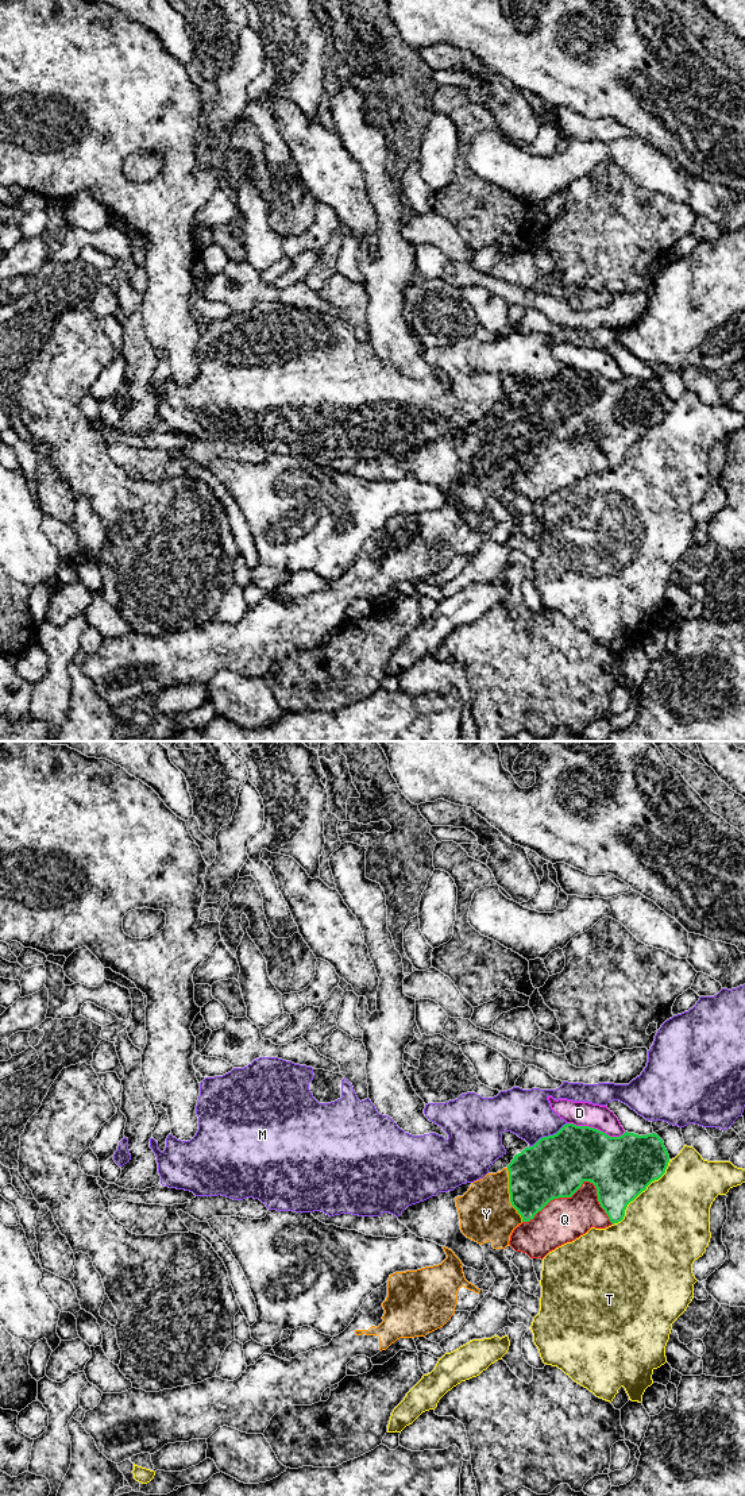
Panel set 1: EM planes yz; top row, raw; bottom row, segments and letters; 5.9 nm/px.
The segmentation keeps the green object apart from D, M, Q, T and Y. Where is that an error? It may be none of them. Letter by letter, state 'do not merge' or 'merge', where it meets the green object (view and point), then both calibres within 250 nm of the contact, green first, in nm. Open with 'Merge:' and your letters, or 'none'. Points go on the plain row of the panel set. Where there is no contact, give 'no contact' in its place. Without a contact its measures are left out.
Merge: Y
D: do not merge; contact yz (597, 373); calibres 360 and 140 nm
M: do not merge; contact yz (548, 380); calibres 380 and 280 nm
Q: do not merge; contact yz (578, 432); calibres 380 and 260 nm
T: do not merge; contact yz (640, 436); calibres 380 and 500 nm
Y: merge; contact yz (510, 439); calibres 340 and 320 nm

